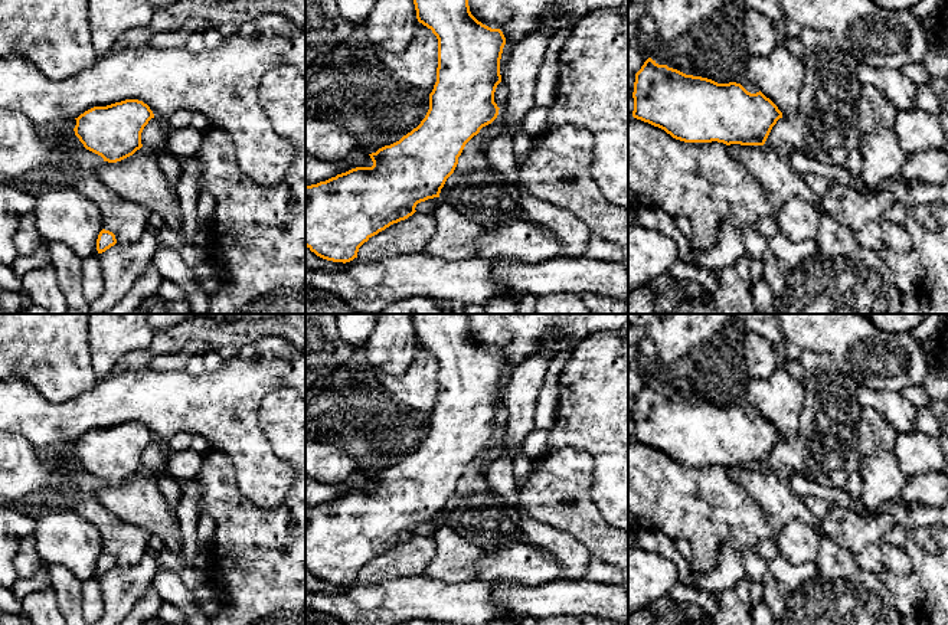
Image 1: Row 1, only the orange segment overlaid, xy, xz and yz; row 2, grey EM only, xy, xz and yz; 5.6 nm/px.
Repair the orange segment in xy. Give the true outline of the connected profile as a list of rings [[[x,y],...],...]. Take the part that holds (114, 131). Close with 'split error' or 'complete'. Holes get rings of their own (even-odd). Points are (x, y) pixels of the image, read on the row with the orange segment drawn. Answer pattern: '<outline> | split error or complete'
[[[125,99],[85,111],[75,118],[73,131],[86,150],[117,163],[143,147],[141,132],[151,118],[154,114],[147,104]]] | complete

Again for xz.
[[[413,0],[413,4],[418,22],[438,39],[437,82],[429,94],[429,109],[421,124],[399,141],[369,154],[372,167],[356,167],[305,186],[305,246],[323,259],[343,264],[353,261],[359,248],[372,236],[412,216],[418,203],[439,197],[465,144],[498,115],[494,92],[501,82],[500,59],[506,45],[503,32],[478,22],[470,12],[468,0]]] | complete

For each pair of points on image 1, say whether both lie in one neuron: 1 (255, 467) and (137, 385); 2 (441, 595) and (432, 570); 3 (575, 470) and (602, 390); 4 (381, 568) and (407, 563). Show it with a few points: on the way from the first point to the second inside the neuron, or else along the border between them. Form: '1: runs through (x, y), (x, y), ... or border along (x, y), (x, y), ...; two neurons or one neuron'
1: runs through (228, 437), (195, 403), (167, 402); one neuron
2: border along (422, 575), (443, 581), (470, 579); two neurons
3: border along (549, 452), (582, 448), (592, 460), (592, 480); two neurons
4: runs through (386, 566), (401, 563); one neuron

